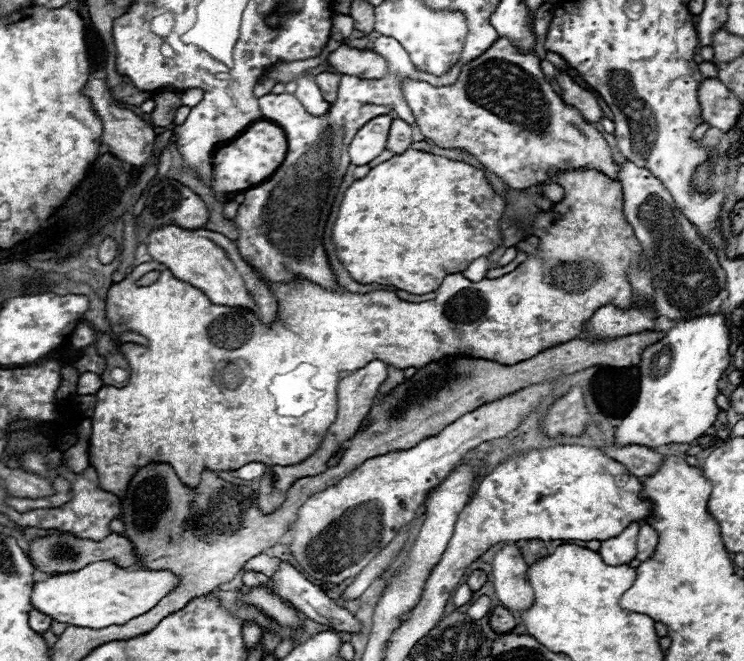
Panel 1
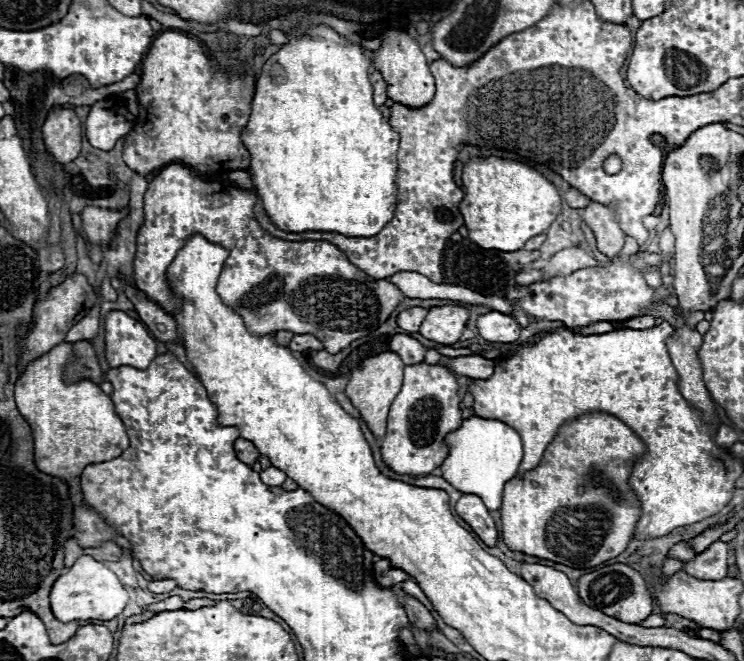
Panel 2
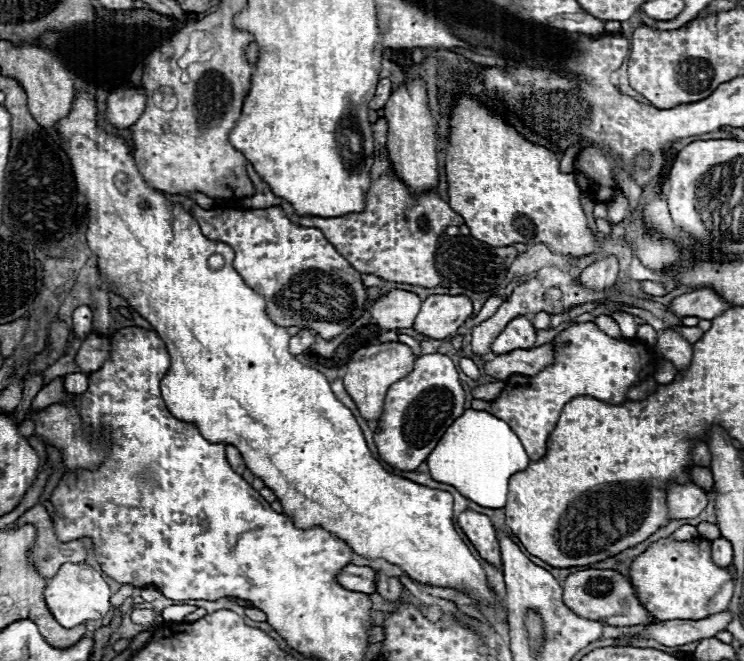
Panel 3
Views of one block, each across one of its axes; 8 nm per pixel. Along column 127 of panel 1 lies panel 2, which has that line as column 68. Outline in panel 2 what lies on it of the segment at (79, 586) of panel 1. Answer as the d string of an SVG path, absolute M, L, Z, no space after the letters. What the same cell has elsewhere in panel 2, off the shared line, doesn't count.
M80 556L72 568L68 568L52 586L50 606L54 616L60 622L72 620L112 620L116 618L124 606L128 604L128 592L116 578L112 570L108 570L102 562L92 556Z

